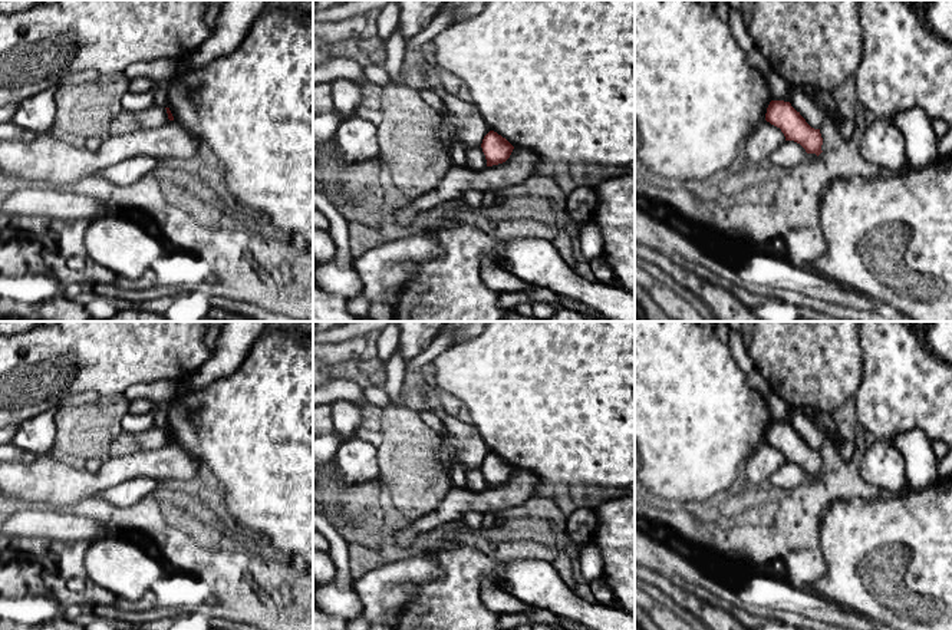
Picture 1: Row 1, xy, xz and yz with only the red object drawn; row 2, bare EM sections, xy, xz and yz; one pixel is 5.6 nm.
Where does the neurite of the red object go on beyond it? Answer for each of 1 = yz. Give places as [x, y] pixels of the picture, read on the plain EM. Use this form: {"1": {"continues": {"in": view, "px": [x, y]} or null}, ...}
{"1": {"continues": null}}

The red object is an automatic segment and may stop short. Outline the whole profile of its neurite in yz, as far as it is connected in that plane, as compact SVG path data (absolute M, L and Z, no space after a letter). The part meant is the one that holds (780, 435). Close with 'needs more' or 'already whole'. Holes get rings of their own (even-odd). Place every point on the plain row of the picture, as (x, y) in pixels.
M771 422L767 429L765 442L780 449L785 462L800 465L807 475L818 478L823 474L820 451L811 449L790 423Z; already whole

